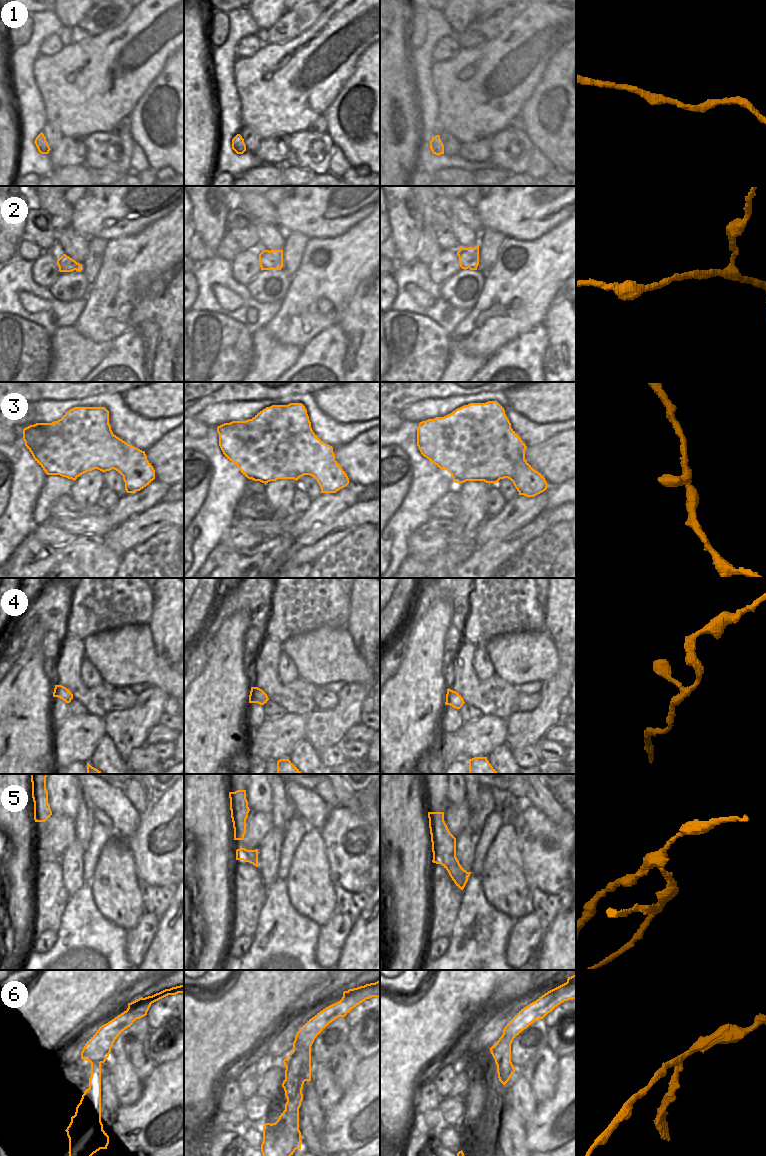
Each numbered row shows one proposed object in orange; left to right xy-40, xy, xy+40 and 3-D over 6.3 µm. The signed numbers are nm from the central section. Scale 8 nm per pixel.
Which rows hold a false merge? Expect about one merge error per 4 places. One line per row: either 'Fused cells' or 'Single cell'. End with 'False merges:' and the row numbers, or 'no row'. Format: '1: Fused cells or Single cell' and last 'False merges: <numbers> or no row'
1: Single cell
2: Single cell
3: Single cell
4: Single cell
5: Fused cells
6: Fused cells
False merges: 5, 6.

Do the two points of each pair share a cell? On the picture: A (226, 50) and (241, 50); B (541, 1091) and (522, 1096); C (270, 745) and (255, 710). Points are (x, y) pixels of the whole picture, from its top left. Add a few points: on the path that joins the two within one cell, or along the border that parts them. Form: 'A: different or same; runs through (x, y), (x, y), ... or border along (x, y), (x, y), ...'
A: different; border along (252, 34), (246, 35), (236, 45), (237, 57)
B: different; border along (520, 1074), (528, 1082), (537, 1102)
C: different; border along (265, 717), (263, 722), (250, 734)

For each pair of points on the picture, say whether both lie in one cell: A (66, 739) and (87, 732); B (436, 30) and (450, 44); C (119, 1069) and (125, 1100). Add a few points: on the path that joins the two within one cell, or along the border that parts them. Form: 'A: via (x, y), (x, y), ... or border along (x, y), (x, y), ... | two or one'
A: via (71, 739), (75, 739), (82, 733) | one
B: border along (457, 37), (443, 36), (436, 43), (432, 57) | two
C: via (123, 1077), (125, 1092) | one

